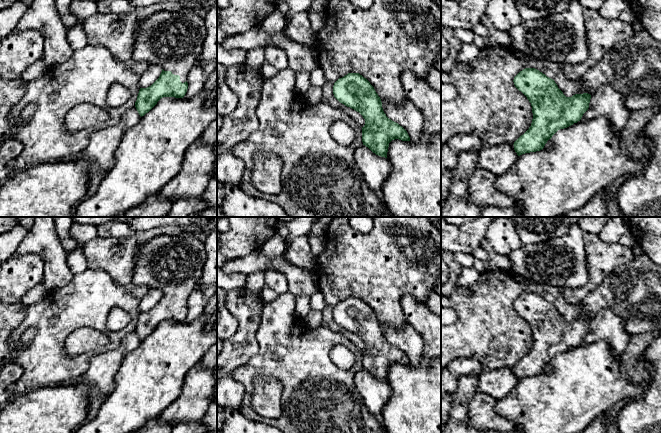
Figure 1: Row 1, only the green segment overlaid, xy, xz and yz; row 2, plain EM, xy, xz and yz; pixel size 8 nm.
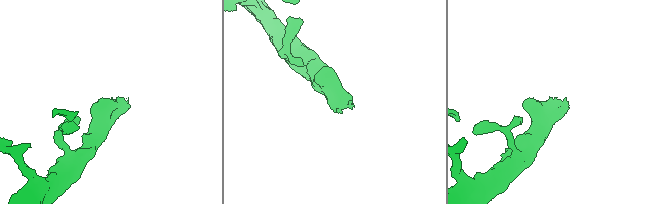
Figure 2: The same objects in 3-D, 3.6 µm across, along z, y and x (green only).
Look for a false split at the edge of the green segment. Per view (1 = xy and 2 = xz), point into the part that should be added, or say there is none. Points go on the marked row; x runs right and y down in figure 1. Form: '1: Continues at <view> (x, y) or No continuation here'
1: Continues at xy (173, 40)
2: No continuation here

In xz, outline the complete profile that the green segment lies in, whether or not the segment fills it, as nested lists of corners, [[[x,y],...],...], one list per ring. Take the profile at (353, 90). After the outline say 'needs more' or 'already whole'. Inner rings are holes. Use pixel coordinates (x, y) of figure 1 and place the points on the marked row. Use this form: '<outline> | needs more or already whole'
[[[359,73],[339,78],[334,83],[333,94],[340,103],[363,116],[362,142],[376,155],[387,158],[392,140],[410,141],[407,131],[386,116],[374,87]]] | already whole

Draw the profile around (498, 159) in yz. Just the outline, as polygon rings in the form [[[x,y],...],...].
[[[503,143],[495,146],[484,146],[479,153],[477,167],[498,177],[506,173],[517,158],[518,155],[513,144]]]

